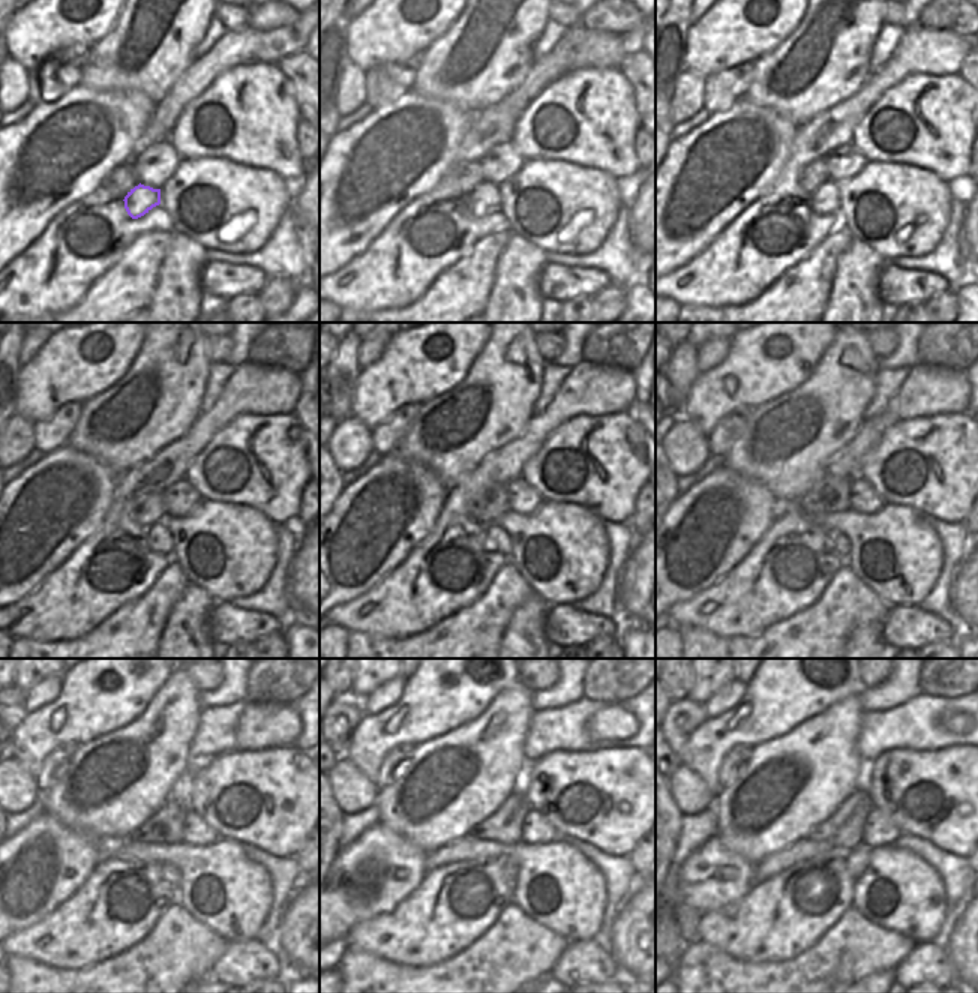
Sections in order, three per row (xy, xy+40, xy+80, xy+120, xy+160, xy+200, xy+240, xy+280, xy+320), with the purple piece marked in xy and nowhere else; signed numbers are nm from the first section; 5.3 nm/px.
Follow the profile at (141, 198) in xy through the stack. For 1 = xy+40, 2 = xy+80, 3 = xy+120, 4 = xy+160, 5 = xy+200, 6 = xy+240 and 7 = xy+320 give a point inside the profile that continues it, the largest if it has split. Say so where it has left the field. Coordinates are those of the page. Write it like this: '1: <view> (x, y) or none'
1: xy+40 (485, 198)
2: xy+80 (825, 198)
3: xy+120 (158, 537)
4: xy+160 (497, 539)
5: xy+200 (837, 543)
6: xy+240 (170, 873)
7: xy+320 (857, 860)

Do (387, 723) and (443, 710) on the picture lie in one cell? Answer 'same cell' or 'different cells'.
same cell

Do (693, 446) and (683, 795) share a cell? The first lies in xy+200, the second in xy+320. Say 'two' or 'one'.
one

